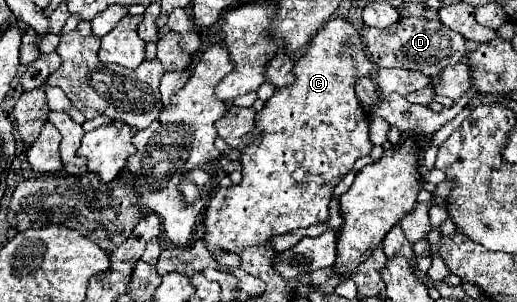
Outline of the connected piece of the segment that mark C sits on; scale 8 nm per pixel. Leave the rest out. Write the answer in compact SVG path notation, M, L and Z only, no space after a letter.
M333 18L329 20L309 42L307 46L307 52L297 60L295 68L293 68L293 74L295 74L295 82L287 88L281 88L277 90L267 102L265 102L265 108L261 112L257 112L257 118L255 118L255 126L259 128L259 136L255 136L243 150L241 150L241 156L239 156L239 162L243 166L243 180L239 184L231 184L229 188L219 188L215 192L215 196L211 198L207 210L205 210L205 242L207 242L207 248L213 252L213 250L227 250L227 252L235 252L239 254L243 248L247 246L257 246L257 244L265 244L267 240L275 238L275 236L283 236L283 234L289 234L297 228L309 228L309 226L315 226L315 224L323 224L327 222L329 218L329 202L331 202L331 196L333 196L333 188L335 184L353 168L355 160L369 154L373 150L373 144L369 140L369 116L367 112L361 108L357 96L355 96L355 84L363 78L363 76L371 76L371 70L373 70L373 62L371 58L367 58L365 54L365 46L363 46L363 38L359 34L359 30L345 18Z

